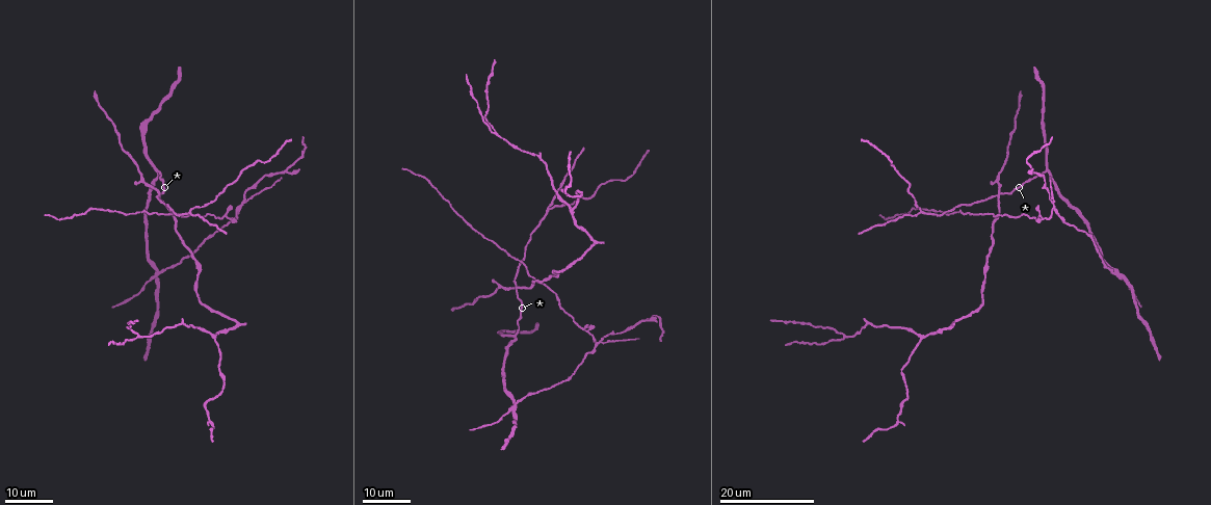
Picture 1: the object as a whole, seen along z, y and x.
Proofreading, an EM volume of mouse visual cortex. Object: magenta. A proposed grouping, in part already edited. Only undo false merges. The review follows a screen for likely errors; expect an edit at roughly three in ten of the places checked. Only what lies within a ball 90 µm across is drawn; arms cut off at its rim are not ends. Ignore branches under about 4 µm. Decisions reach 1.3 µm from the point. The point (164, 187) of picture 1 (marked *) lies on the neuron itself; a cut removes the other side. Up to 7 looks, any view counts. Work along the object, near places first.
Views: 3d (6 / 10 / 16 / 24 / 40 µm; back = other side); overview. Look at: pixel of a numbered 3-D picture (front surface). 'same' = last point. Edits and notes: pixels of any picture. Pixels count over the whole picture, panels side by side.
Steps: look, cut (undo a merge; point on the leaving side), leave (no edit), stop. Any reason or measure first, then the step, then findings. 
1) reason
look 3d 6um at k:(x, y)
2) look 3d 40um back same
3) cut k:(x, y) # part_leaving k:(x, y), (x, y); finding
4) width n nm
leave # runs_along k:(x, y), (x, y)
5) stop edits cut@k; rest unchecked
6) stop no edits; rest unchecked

look 3d 16um at 1:(1046, 169)

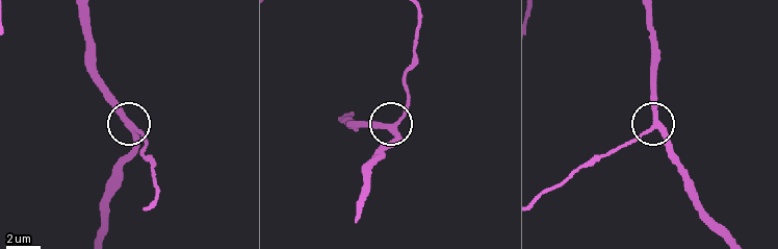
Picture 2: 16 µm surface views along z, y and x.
closer look
look 3d 10um at 2:(387, 125)

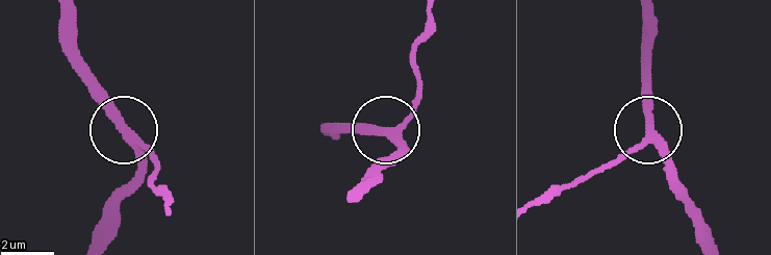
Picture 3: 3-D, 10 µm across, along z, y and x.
side_arm 27 um
leave # runs_along 3:(534, 206), (614, 166), (641, 143), (647, 130), (647, 65); continuous, no second neuron

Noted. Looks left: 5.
branch point
look 3d 24um at 1:(137, 337)

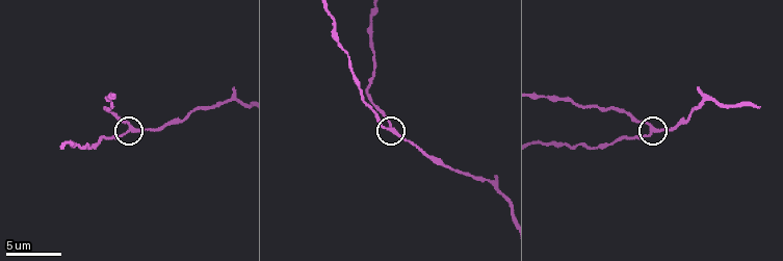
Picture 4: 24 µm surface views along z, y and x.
look 3d 6um at 4:(653, 128)

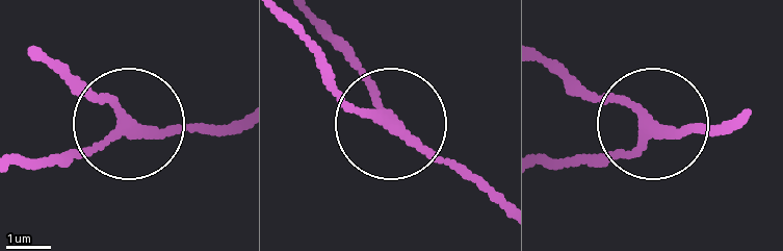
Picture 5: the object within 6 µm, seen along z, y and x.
side_arm 16 um
leave # runs_along 5:(742, 115), (713, 129), (653, 122), (642, 141), (601, 159); one neuron here

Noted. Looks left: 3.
three arms meet
look 3d 16um at 1:(546, 209)

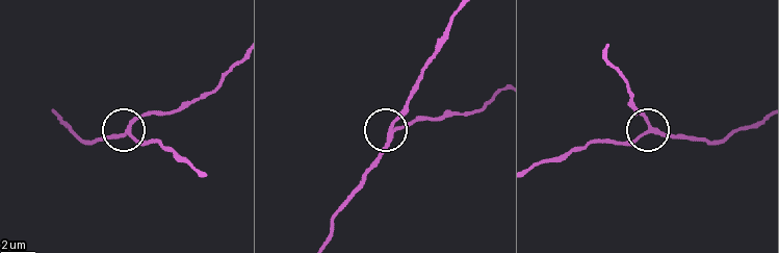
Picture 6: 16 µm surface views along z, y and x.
closer look
look 3d 10um at 6:(649, 130)

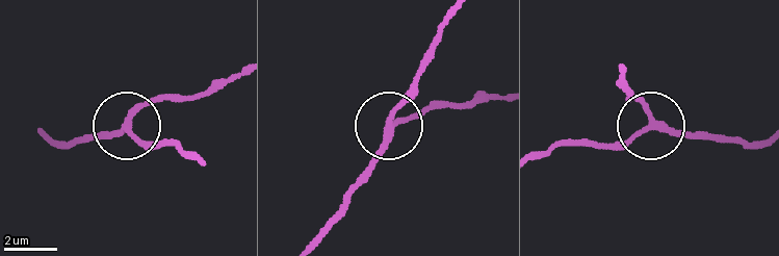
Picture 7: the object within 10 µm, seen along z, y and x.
side_arm 18 um
leave # runs_along 7:(762, 141), (722, 143), (642, 127), (603, 148); continuous, no second neuron

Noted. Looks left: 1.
stop no edits; rest unchecked

